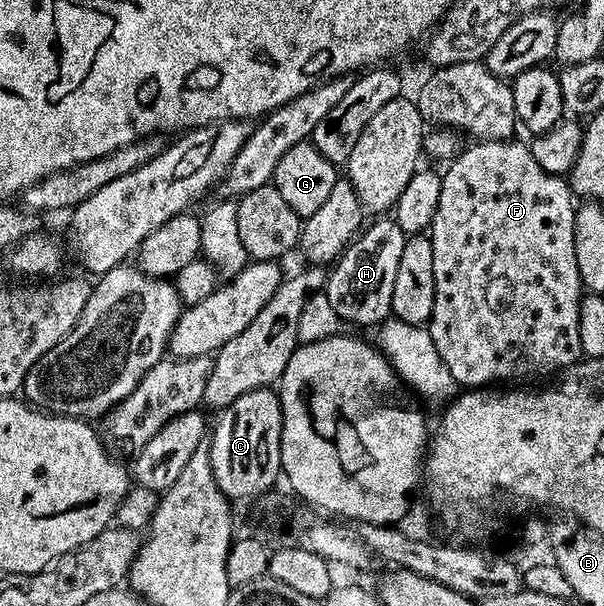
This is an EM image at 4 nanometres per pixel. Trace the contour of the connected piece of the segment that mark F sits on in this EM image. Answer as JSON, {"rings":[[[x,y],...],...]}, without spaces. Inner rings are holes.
{"rings":[[[508,139],[506,141],[484,141],[471,143],[464,148],[458,157],[454,158],[446,166],[447,173],[442,174],[443,182],[441,183],[441,197],[437,199],[437,211],[431,220],[431,228],[429,236],[431,238],[431,246],[433,247],[433,287],[435,294],[433,295],[433,315],[429,322],[431,330],[431,338],[433,339],[433,347],[437,347],[437,355],[441,355],[441,359],[445,359],[445,367],[449,367],[449,372],[453,374],[456,386],[459,387],[491,387],[496,383],[515,383],[518,377],[543,377],[546,373],[558,374],[560,371],[574,365],[576,361],[583,357],[583,348],[581,347],[581,331],[579,330],[579,299],[581,296],[581,286],[579,284],[579,276],[577,275],[577,255],[573,252],[573,223],[575,222],[576,202],[573,200],[571,186],[558,173],[550,173],[537,167],[537,161],[533,159],[530,148],[526,144],[523,145],[516,139]]]}

